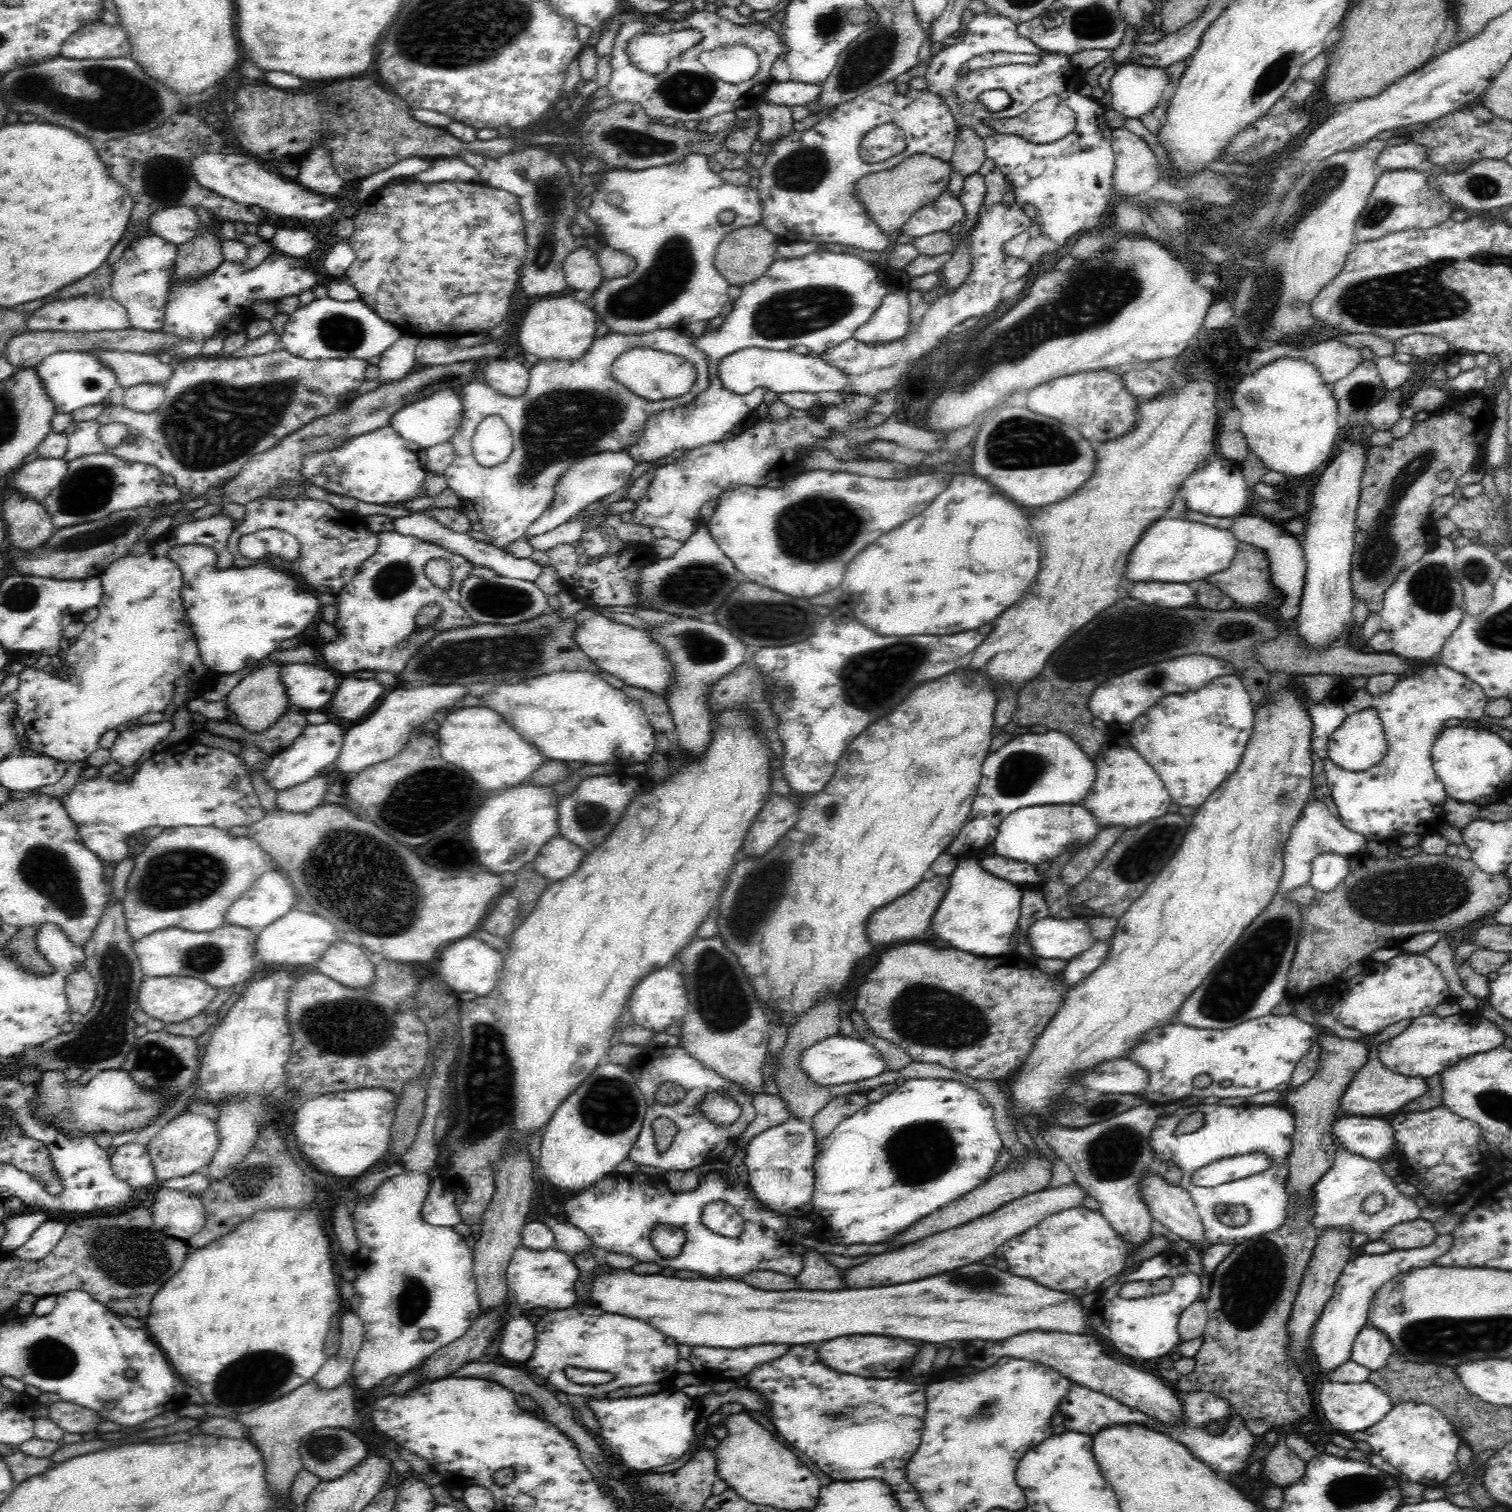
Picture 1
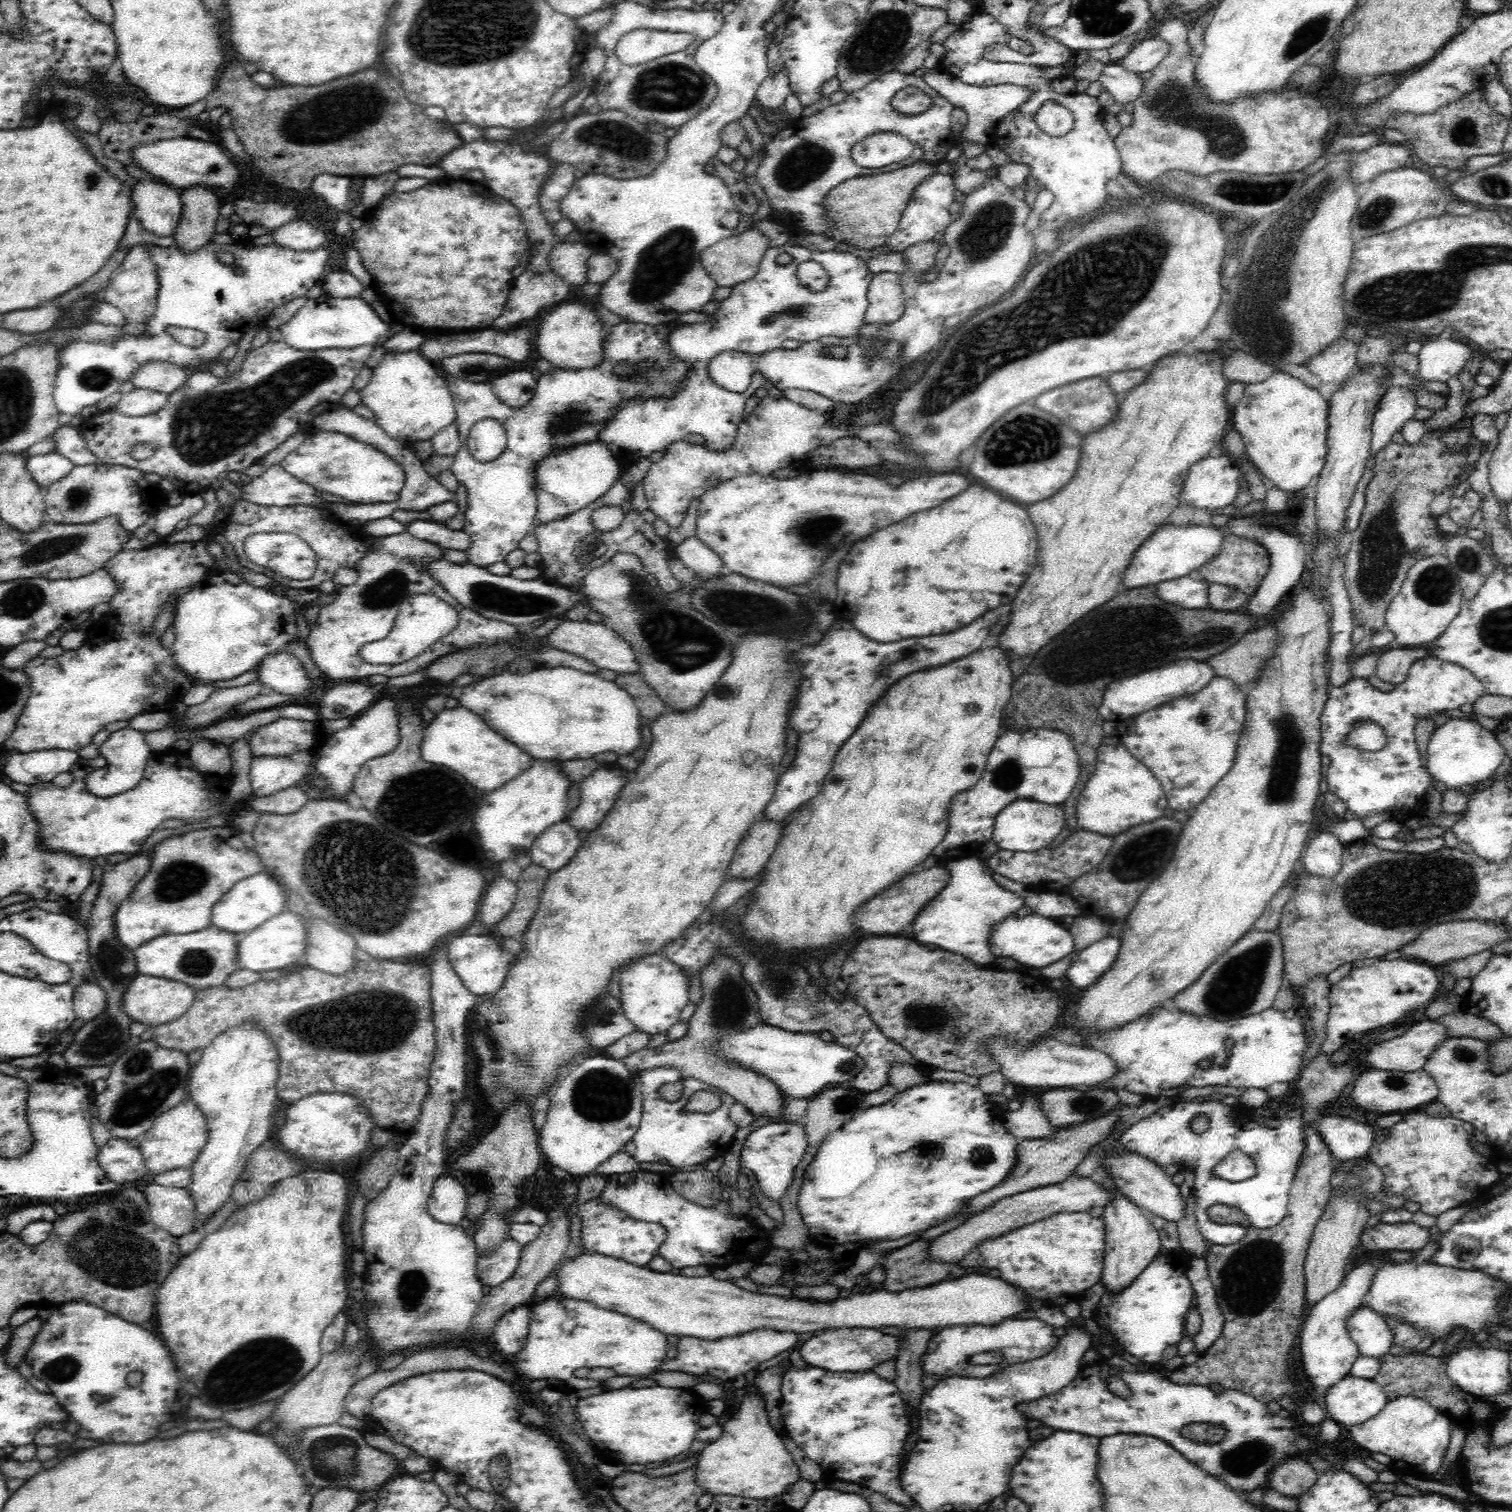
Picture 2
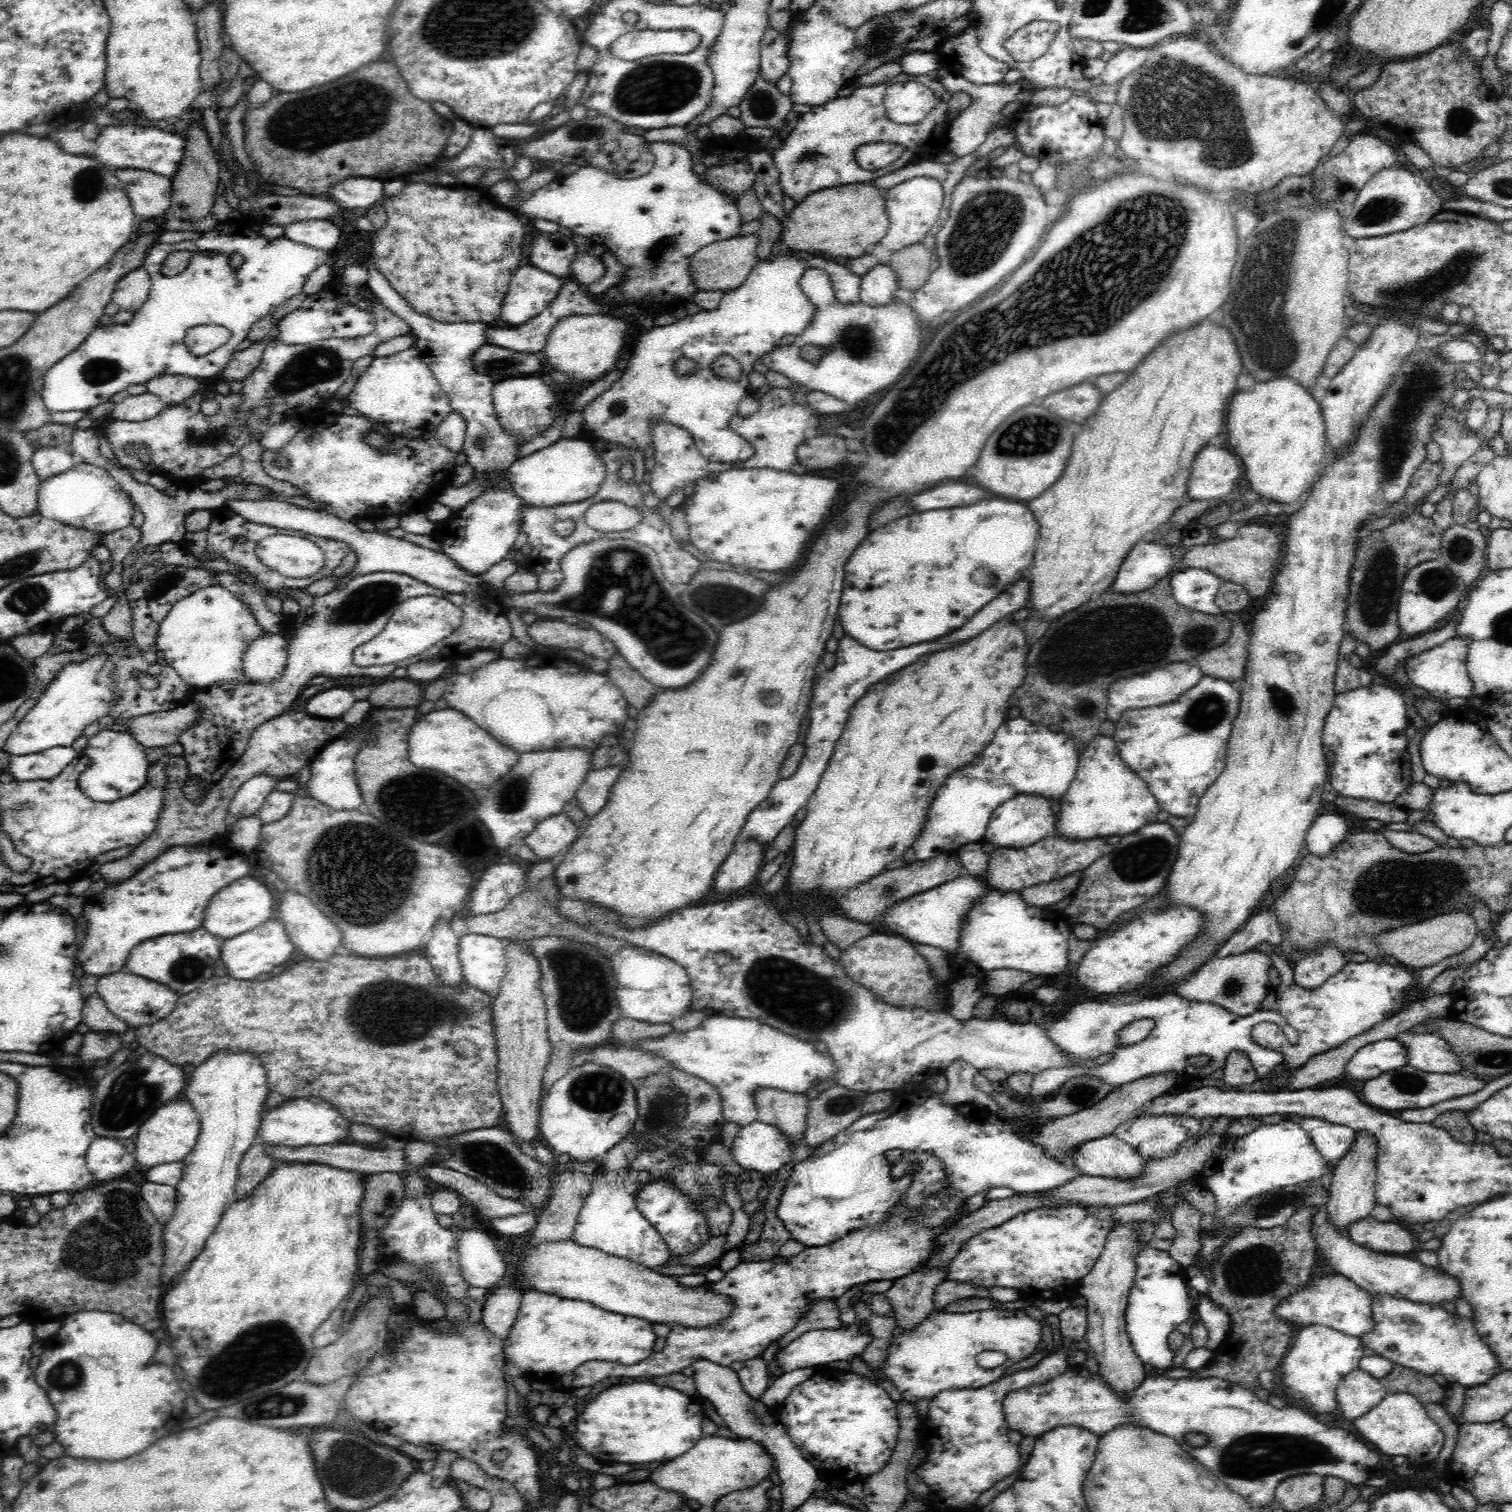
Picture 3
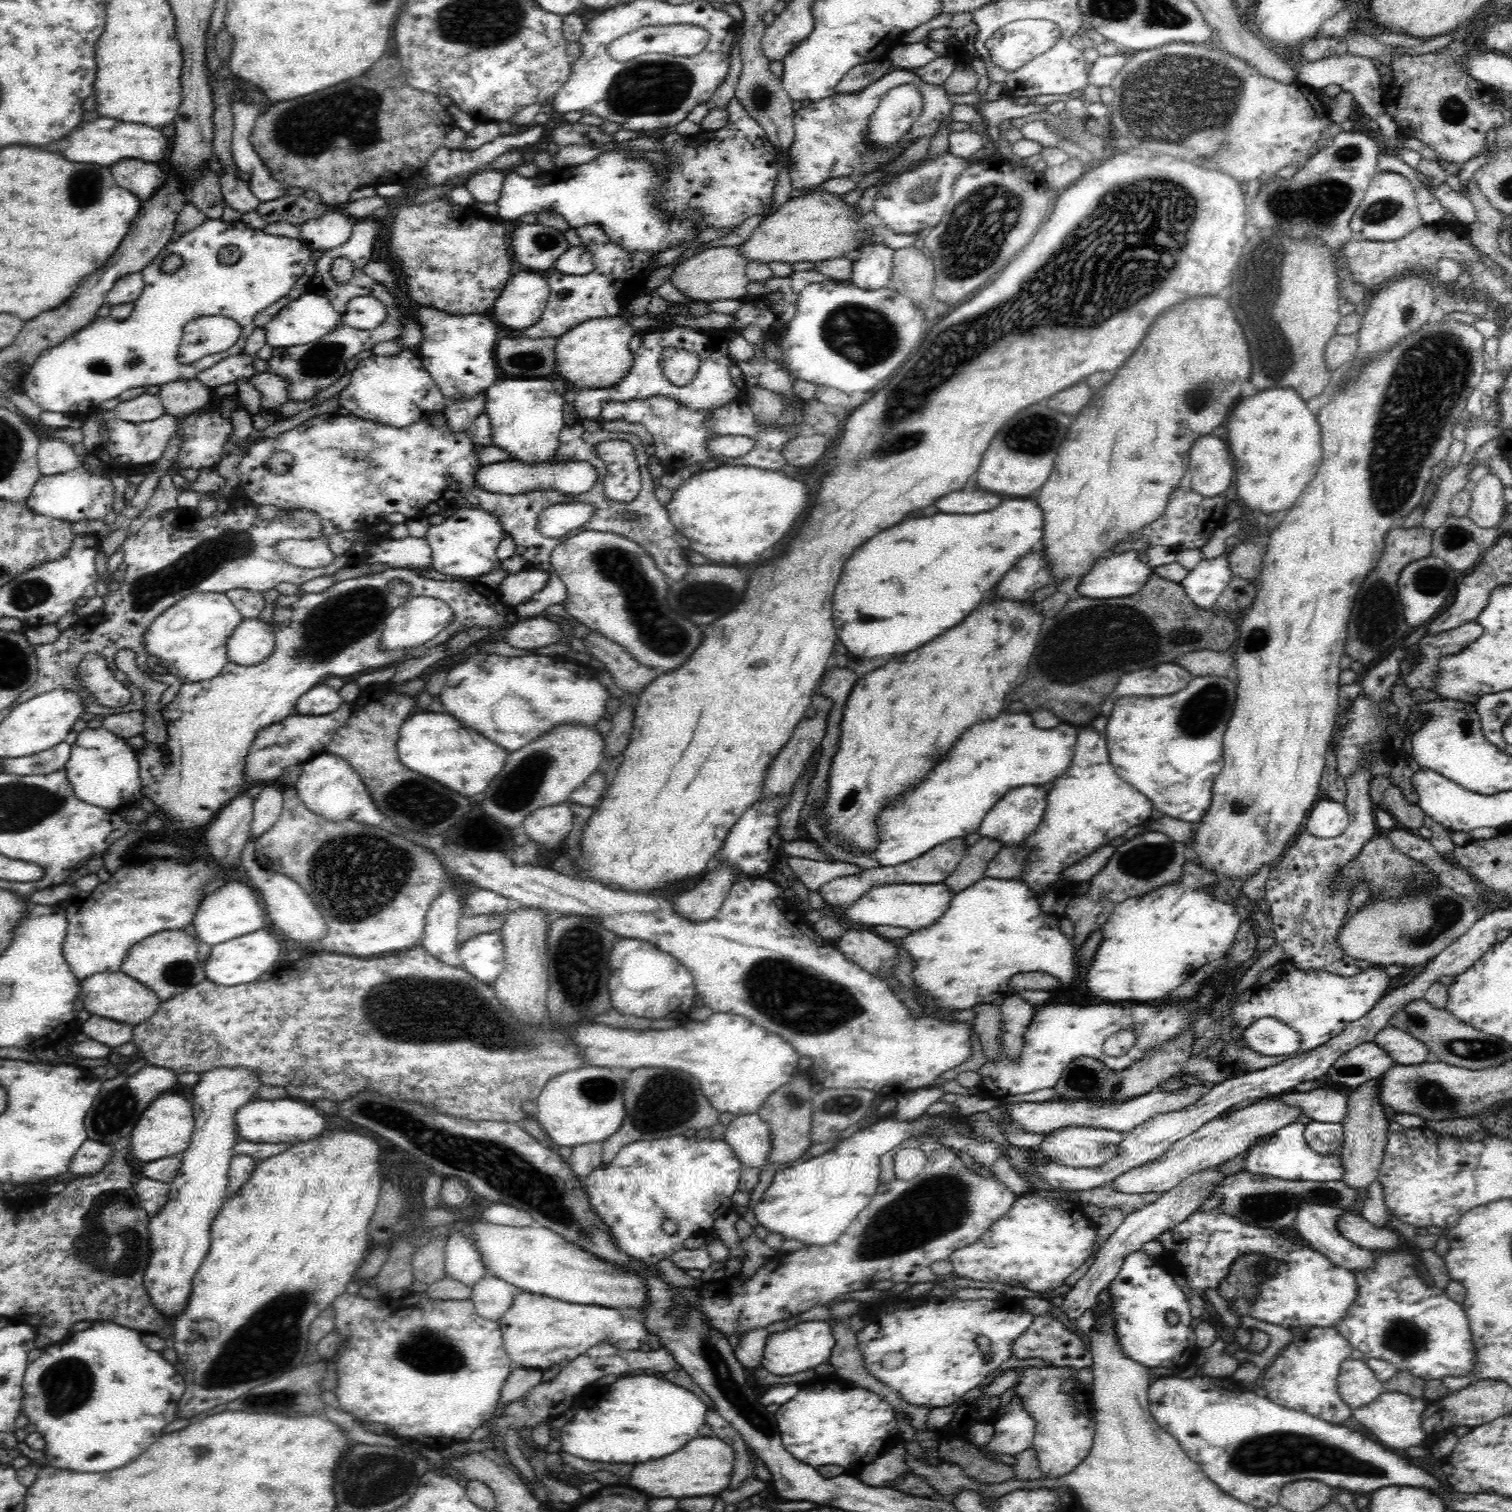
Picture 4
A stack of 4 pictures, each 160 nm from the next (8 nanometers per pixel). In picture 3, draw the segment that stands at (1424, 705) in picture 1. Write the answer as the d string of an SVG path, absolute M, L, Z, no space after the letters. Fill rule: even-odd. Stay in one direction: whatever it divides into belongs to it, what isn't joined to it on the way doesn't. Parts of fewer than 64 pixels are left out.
M1452 637L1440 646L1428 649L1418 656L1410 657L1404 669L1409 680L1414 686L1426 690L1434 698L1470 698L1473 696L1472 680L1467 671L1467 649L1470 647L1470 640L1464 637ZM1370 683L1337 693L1324 722L1322 744L1324 750L1334 754L1330 784L1338 795L1394 803L1412 785L1412 763L1406 736L1410 725L1408 708L1396 687Z

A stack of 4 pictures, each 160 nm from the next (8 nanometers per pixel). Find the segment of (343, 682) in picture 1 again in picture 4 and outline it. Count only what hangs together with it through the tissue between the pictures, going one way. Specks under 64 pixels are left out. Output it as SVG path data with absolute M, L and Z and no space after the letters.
M314 685L300 696L296 703L297 714L306 716L322 716L334 712L344 700L334 688L330 686Z

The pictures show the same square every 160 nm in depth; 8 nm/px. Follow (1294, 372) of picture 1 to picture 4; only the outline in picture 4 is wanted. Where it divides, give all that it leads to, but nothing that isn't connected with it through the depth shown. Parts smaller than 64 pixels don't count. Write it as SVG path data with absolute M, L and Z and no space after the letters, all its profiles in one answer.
M1271 388L1258 391L1253 396L1241 396L1227 415L1226 426L1228 446L1234 454L1233 466L1238 496L1244 500L1246 506L1270 515L1292 508L1302 491L1316 477L1323 462L1321 428L1317 416L1308 409L1299 392L1293 388Z

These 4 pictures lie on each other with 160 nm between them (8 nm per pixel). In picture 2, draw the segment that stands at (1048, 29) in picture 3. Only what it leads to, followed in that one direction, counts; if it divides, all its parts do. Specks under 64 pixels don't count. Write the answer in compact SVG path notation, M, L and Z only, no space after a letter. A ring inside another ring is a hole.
M977 8L970 20L964 22L956 32L945 40L943 45L946 53L936 68L942 73L952 72L954 76L956 76L956 70L958 70L958 74L960 74L966 66L972 68L972 64L982 58L988 46L1007 46L1007 48L1011 50L1026 55L1033 52L1032 46L1028 44L1028 42L1008 35L1007 26L1000 24L994 17L990 17L982 8ZM942 66L956 66L956 70L954 70L954 68L952 68L952 70L950 70L950 68L942 68Z

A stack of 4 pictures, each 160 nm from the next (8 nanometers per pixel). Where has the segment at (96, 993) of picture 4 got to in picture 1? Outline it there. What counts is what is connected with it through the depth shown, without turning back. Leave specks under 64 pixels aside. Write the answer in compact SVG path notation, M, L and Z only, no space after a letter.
M186 976L144 977L138 994L139 1008L150 1018L162 1020L165 1024L184 1022L203 1010L223 991L208 984L205 980Z

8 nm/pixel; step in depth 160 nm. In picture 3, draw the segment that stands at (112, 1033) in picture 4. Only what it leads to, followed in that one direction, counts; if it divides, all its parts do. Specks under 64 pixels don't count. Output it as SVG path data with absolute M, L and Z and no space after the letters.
M98 992L84 998L81 1014L81 1022L88 1025L92 1032L115 1032L123 1034L129 1029L129 1024L120 1020L115 1014L112 1014L106 1003Z

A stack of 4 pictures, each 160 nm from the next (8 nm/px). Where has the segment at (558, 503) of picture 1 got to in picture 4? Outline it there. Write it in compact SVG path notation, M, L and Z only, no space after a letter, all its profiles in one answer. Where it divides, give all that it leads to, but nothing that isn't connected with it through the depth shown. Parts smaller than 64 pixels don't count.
M555 456L550 461L540 463L524 463L510 459L505 462L483 465L474 476L475 486L486 492L501 495L517 495L534 491L554 491L562 495L576 496L594 488L598 478L597 470L586 461L558 461Z

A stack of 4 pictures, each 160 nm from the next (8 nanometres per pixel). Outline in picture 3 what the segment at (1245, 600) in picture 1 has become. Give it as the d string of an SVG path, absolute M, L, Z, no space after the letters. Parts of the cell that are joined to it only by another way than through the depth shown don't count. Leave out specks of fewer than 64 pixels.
M1245 523L1240 527L1233 538L1217 539L1206 546L1193 546L1187 550L1183 558L1183 566L1199 568L1214 573L1221 581L1238 584L1246 590L1250 598L1263 596L1271 591L1274 576L1280 558L1280 539L1276 532Z

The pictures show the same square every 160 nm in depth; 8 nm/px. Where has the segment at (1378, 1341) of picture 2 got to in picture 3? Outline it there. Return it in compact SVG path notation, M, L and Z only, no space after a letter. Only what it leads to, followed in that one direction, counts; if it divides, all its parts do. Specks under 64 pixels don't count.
M1313 1274L1312 1278L1295 1294L1280 1301L1275 1314L1297 1326L1321 1324L1342 1331L1351 1337L1360 1337L1373 1331L1372 1296L1360 1289L1348 1277L1340 1274Z

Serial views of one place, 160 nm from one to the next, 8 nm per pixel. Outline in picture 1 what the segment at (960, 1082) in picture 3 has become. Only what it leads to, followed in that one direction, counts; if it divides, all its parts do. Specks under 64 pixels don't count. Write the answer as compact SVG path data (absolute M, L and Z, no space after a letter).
M968 858L949 876L949 887L945 897L940 901L932 919L932 932L942 940L950 942L954 949L964 950L977 956L1004 956L1010 954L1010 936L1014 934L1020 918L1020 900L1023 887L1008 880L988 873L980 863Z

